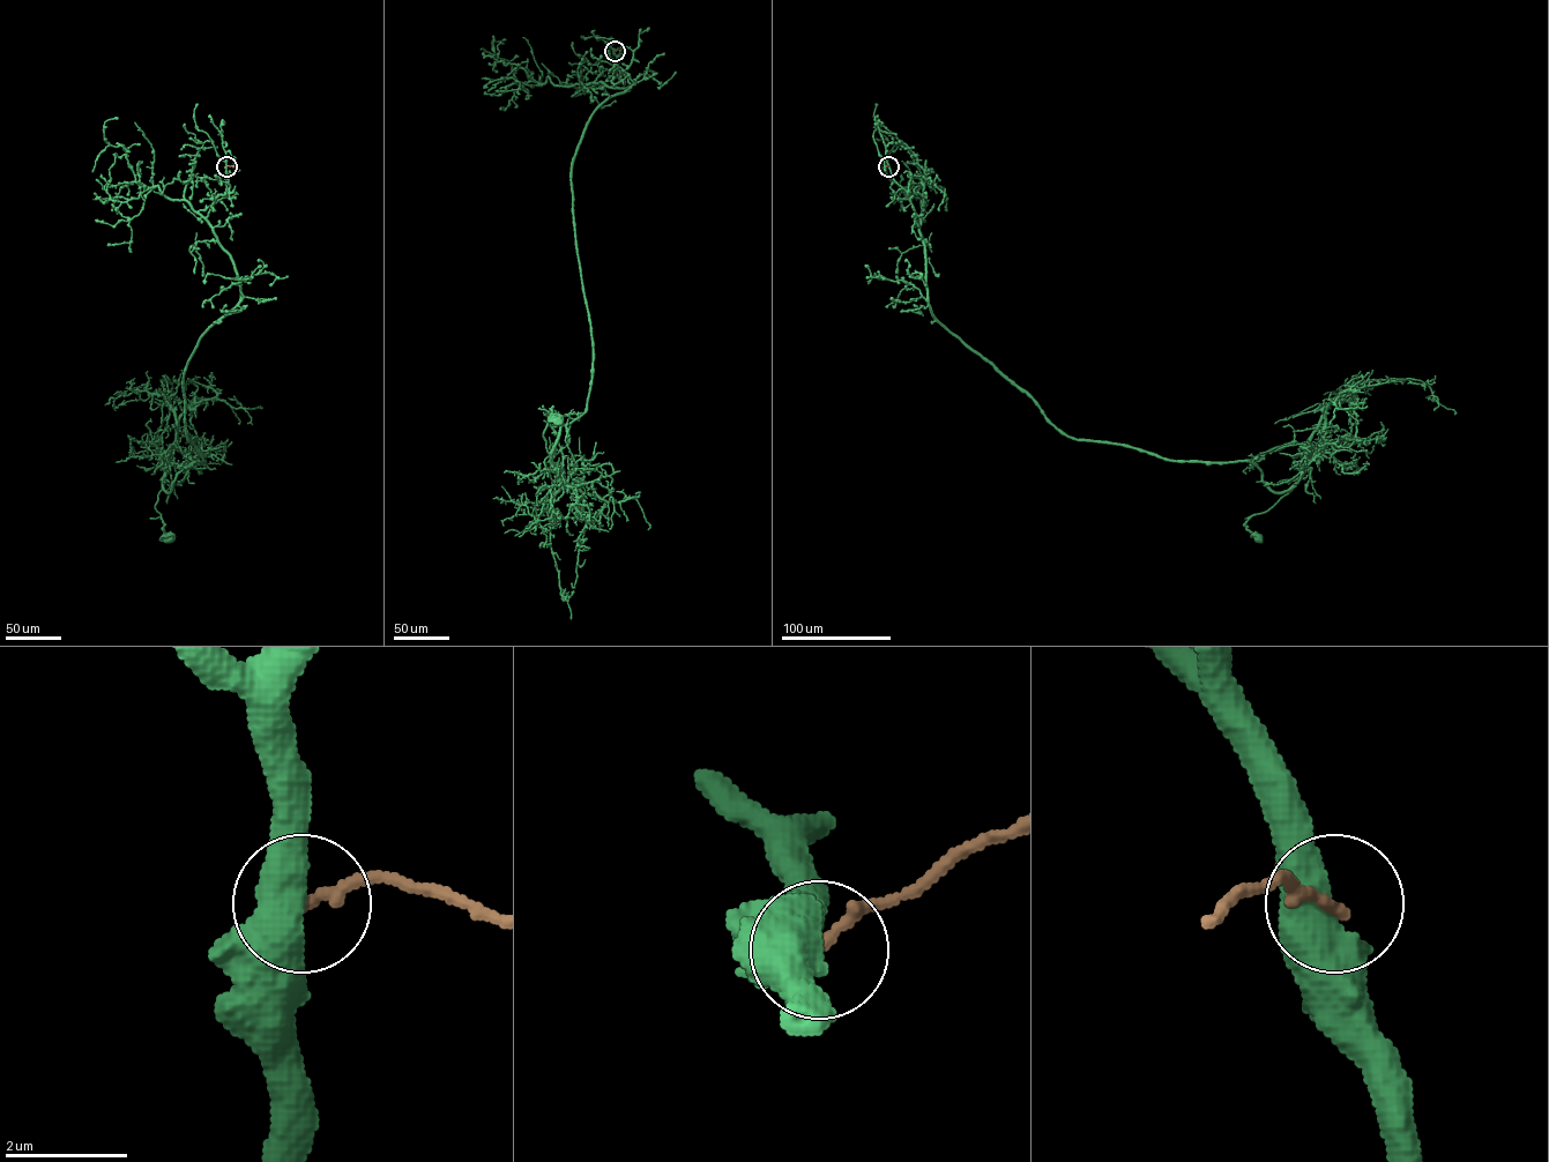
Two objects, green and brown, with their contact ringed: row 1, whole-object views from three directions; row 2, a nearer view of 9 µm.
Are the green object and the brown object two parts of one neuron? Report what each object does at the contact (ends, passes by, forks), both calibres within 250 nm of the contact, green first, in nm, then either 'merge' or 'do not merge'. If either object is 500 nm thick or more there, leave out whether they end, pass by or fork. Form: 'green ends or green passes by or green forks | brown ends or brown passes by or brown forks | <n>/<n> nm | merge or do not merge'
600/200 nm | do not merge

